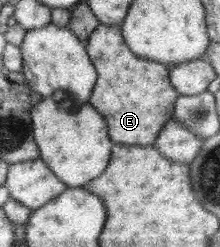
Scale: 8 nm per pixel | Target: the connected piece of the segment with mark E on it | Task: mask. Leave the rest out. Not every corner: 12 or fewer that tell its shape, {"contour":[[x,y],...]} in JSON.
{"contour":[[117,24],[86,41],[88,103],[114,144],[149,146],[180,93]]}

